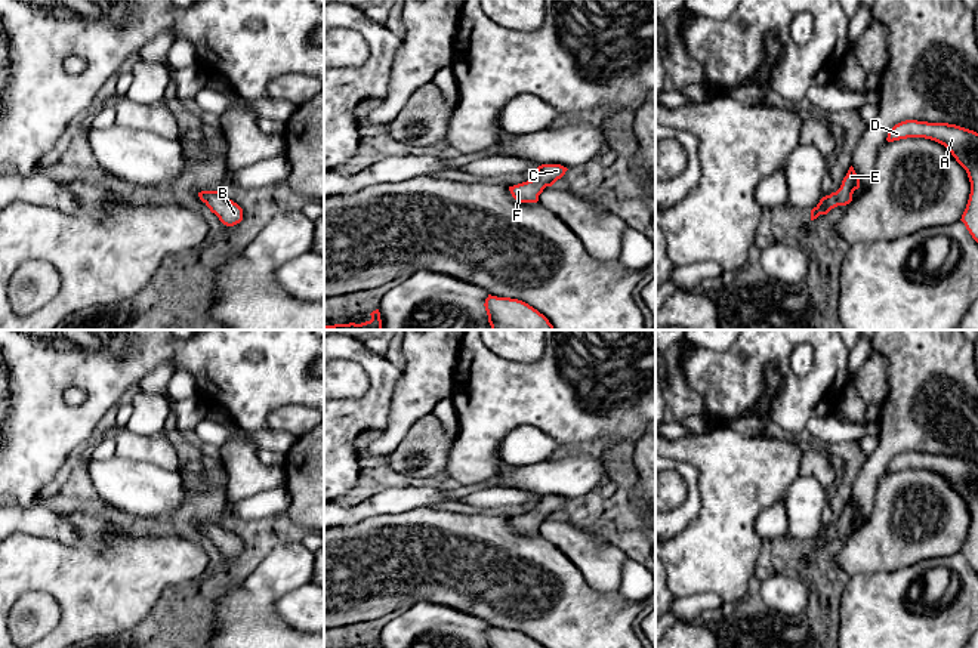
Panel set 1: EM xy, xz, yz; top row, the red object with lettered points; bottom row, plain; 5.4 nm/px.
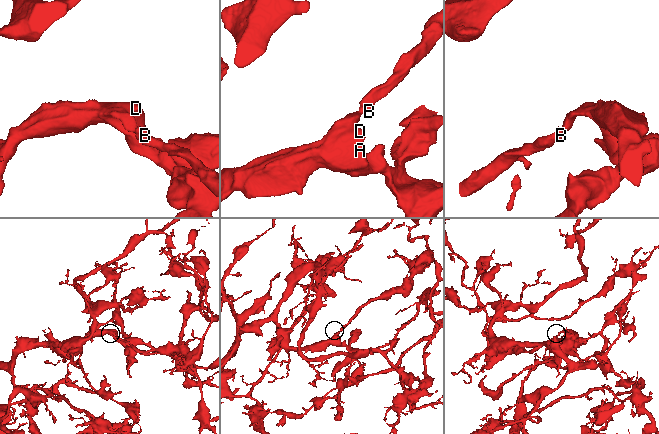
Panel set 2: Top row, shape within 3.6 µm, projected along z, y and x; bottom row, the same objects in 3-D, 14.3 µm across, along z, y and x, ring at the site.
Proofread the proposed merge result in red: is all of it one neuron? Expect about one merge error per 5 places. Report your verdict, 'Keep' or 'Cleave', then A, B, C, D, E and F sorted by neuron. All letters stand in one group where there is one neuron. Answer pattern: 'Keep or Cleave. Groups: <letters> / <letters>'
Keep. Groups: A B C D E F

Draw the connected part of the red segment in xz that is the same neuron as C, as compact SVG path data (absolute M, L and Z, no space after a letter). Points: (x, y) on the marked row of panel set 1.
M542 164L537 167L534 179L509 186L509 191L519 203L537 203L543 189L552 186L567 170L568 169L561 164Z

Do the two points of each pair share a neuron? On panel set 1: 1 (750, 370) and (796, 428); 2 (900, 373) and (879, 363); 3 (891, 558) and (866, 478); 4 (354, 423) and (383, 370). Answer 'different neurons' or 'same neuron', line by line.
1: same neuron
2: different neurons
3: different neurons
4: same neuron

